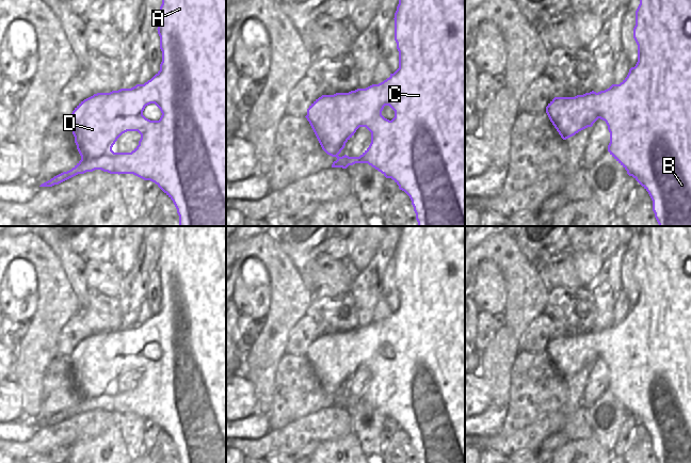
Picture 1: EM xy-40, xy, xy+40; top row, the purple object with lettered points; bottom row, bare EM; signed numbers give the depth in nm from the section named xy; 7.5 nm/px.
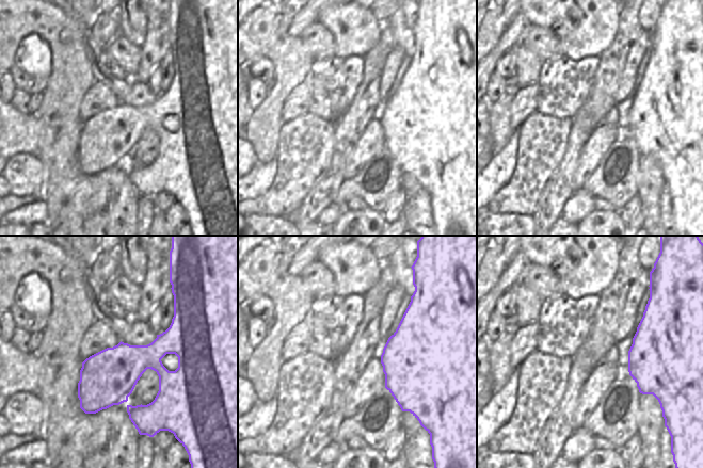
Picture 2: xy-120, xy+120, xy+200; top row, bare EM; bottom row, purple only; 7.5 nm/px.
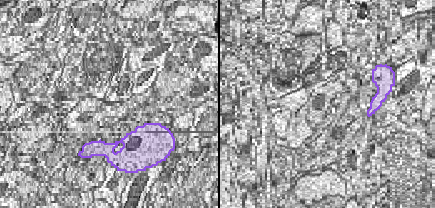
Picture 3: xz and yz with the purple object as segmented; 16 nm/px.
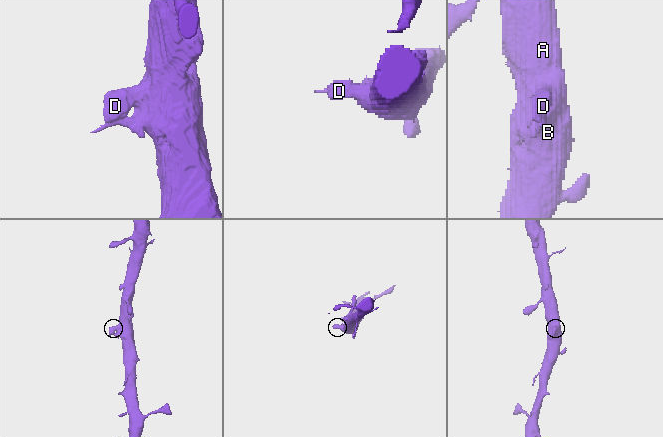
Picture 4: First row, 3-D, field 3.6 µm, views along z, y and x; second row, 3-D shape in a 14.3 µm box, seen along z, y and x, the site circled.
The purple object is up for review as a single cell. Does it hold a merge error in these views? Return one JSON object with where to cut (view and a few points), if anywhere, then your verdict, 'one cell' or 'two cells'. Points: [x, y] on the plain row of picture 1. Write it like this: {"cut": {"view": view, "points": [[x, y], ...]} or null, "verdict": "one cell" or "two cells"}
{"cut": null, "verdict": "one cell"}

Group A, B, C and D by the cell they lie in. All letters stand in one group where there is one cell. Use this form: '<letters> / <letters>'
A B C D

